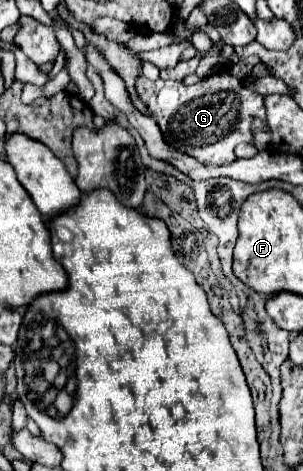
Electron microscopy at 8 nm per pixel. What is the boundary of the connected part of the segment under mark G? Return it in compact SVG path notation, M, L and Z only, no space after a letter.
M220 69L190 87L176 81L150 81L140 77L136 79L136 93L150 113L156 115L158 127L168 145L184 149L188 155L210 165L232 163L236 159L234 147L238 143L252 143L252 119L260 117L266 121L264 97L254 89L248 89L240 79L230 77L226 69Z

